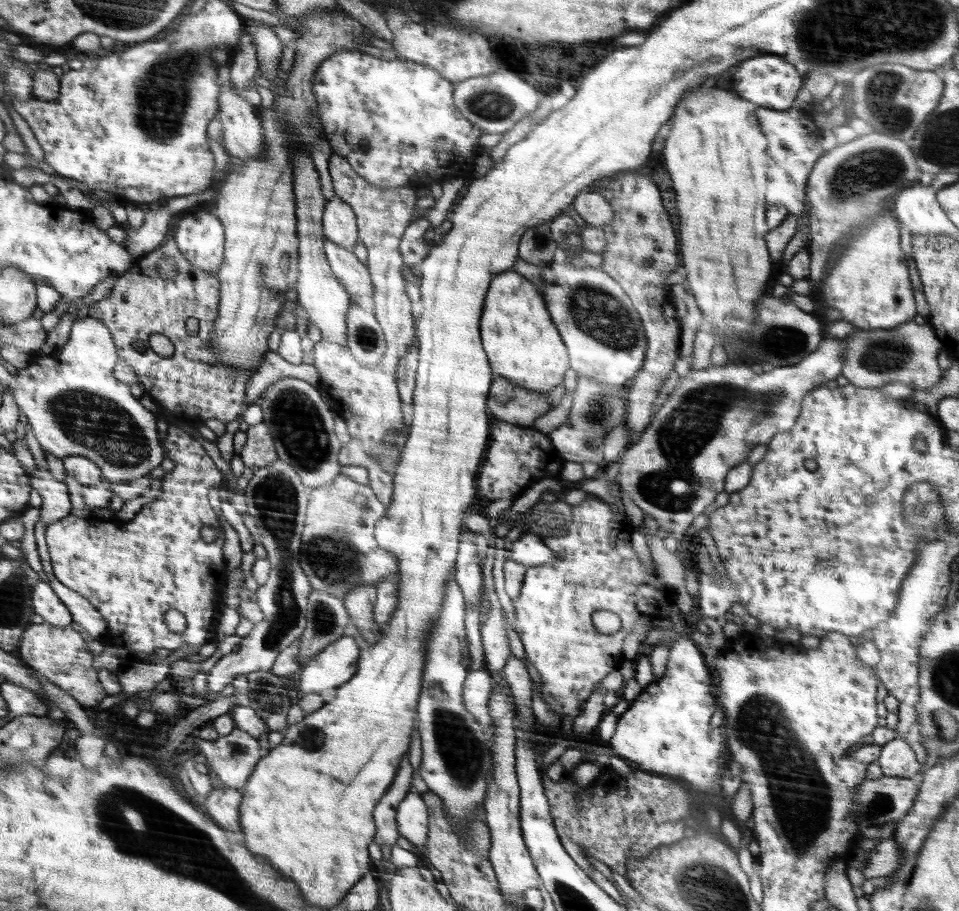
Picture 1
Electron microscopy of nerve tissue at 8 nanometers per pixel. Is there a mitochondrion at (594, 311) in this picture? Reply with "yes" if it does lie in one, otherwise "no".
yes

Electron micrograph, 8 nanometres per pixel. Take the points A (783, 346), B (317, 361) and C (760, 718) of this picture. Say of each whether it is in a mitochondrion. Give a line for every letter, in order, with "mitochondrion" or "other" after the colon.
A: mitochondrion
B: other
C: mitochondrion

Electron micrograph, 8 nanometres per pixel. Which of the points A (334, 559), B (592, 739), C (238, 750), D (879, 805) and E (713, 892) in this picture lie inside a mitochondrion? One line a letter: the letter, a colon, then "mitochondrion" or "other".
A: mitochondrion
B: other
C: mitochondrion
D: mitochondrion
E: mitochondrion

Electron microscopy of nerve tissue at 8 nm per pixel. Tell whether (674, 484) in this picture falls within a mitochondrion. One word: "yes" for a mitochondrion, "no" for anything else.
yes

